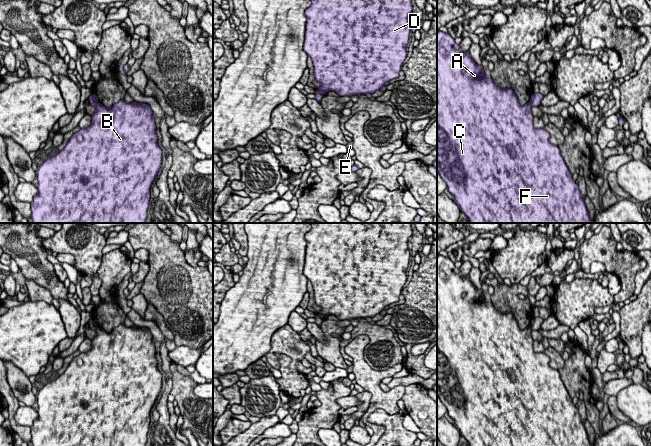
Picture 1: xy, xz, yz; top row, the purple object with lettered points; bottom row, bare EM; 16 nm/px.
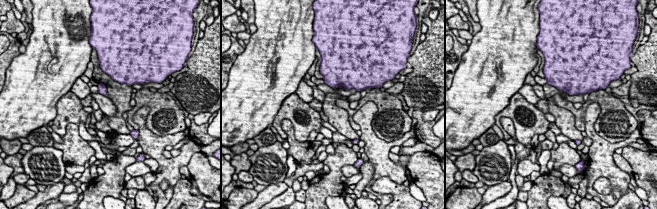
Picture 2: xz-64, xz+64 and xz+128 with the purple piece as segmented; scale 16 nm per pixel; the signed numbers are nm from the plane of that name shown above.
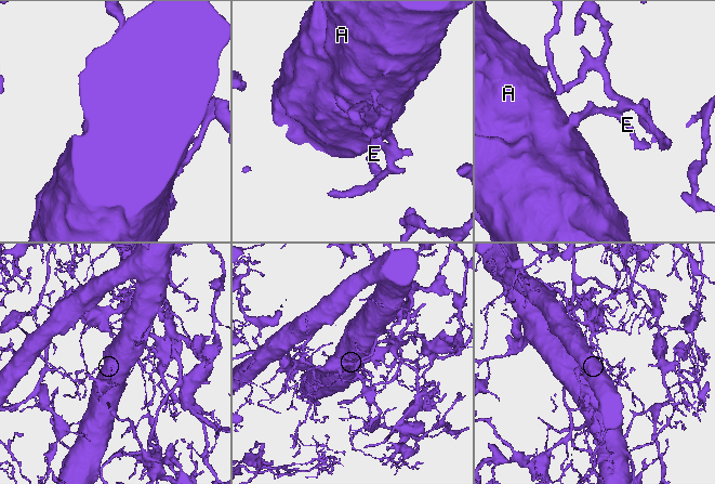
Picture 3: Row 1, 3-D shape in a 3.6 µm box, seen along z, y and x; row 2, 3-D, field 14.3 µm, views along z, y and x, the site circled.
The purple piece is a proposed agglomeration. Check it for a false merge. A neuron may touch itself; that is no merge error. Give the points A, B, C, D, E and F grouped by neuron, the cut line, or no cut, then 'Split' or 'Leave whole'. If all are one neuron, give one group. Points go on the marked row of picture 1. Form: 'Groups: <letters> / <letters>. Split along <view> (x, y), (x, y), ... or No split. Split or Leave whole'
Groups: A B C D F / E. Split along yz (529, 102), (532, 105). Split

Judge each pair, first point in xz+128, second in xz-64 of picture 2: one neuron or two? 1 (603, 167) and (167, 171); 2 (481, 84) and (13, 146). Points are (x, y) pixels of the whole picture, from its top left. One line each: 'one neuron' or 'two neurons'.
1: one neuron
2: two neurons

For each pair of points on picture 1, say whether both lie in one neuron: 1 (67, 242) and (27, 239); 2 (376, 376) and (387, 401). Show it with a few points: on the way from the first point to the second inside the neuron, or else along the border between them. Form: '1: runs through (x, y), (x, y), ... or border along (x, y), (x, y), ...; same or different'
1: border along (42, 238), (42, 244), (52, 252); different
2: runs through (376, 382), (376, 390), (381, 395); same

